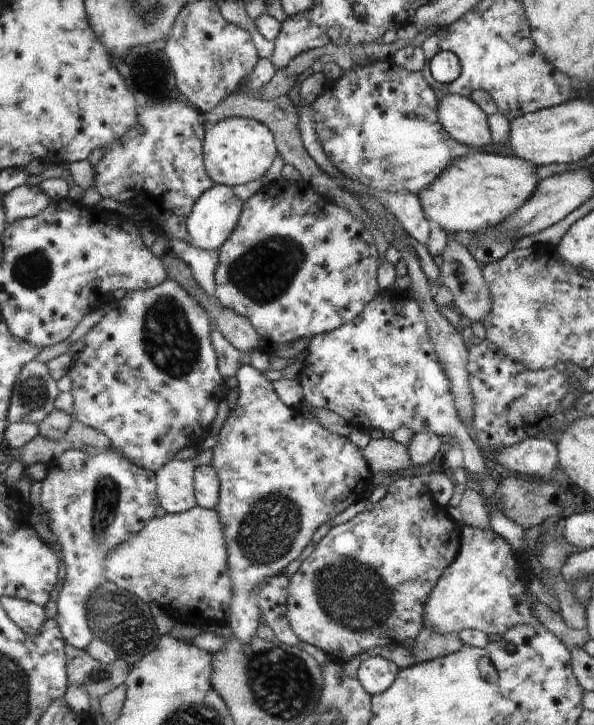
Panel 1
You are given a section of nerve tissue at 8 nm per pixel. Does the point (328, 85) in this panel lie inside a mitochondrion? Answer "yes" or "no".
no

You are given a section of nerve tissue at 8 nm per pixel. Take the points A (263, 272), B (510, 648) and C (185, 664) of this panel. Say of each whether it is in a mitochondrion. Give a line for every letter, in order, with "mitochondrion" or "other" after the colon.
A: mitochondrion
B: other
C: other

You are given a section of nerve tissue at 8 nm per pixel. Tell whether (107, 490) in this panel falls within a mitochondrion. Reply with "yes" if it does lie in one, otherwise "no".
yes

